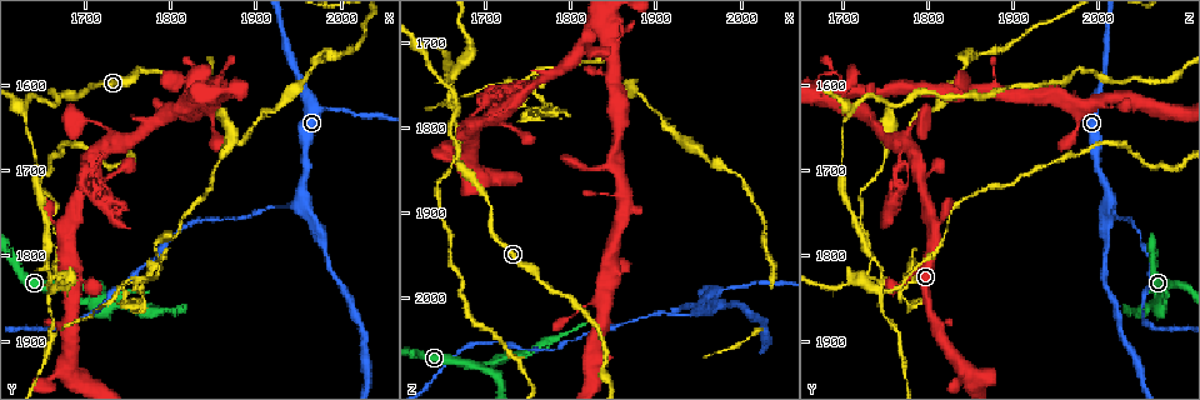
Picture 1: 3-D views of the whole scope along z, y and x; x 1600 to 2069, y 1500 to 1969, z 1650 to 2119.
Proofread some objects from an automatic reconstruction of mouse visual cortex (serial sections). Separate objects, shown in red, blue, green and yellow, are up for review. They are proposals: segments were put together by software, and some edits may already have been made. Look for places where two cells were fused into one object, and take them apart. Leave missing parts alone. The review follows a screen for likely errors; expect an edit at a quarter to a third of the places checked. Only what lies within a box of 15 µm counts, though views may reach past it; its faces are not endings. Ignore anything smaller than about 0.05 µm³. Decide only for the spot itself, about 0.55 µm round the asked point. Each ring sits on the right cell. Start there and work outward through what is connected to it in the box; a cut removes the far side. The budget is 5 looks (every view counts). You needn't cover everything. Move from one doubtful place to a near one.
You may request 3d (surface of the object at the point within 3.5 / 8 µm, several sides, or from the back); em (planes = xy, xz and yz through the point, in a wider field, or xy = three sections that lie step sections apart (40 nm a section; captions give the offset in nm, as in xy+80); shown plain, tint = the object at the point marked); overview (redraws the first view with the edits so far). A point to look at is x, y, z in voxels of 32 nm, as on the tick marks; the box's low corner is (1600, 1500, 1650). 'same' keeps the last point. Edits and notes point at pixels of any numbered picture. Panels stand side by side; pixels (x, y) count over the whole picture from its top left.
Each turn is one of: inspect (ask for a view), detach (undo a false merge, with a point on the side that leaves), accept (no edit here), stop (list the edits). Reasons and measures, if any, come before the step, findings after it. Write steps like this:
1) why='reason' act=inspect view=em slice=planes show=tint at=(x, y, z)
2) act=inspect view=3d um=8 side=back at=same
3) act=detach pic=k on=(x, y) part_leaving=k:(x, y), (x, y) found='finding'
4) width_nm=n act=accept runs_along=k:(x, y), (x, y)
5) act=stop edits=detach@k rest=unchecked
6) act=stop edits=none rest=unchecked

why='a fork' act=inspect view=3d um=3.5 at=(1690, 1835, 2075)

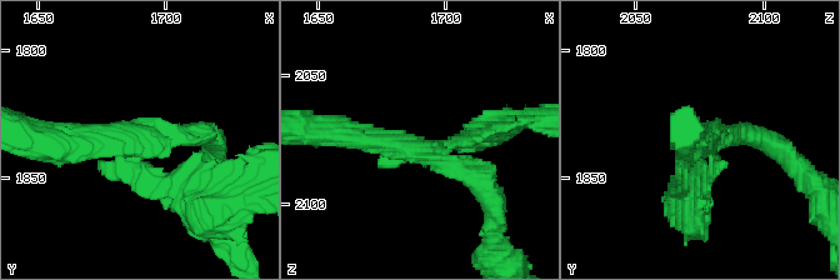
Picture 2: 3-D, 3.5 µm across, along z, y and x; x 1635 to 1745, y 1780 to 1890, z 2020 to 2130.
act=inspect view=em slice=xy step=5 show=tint at=(1686, 1837, 2076)

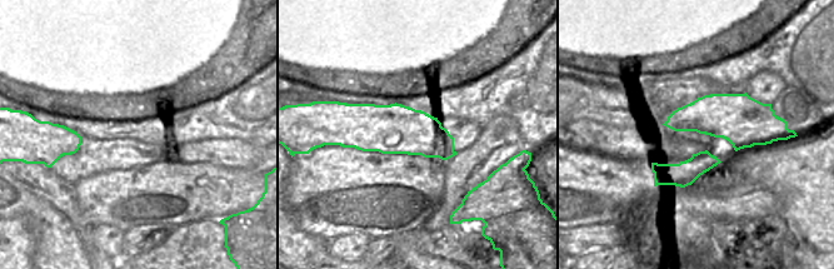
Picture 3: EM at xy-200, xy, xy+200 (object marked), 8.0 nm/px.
act=detach pic=2 on=(189, 164) found='two cells meet here'

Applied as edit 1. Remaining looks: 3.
why='sharp bend' act=inspect view=3d um=3.5 at=(1710, 1705, 1760)

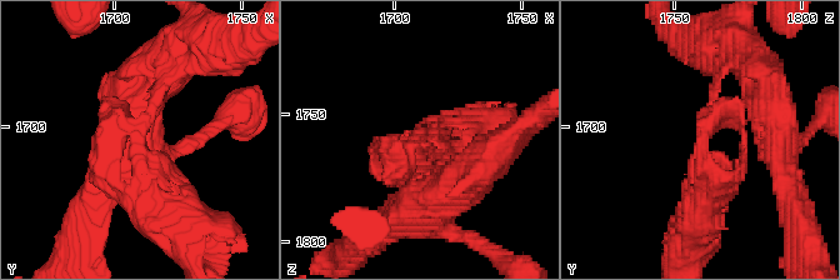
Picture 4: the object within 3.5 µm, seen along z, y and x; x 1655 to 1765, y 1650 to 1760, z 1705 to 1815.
act=inspect view=em slice=xy step=3 show=tint at=(1711, 1700, 1761)

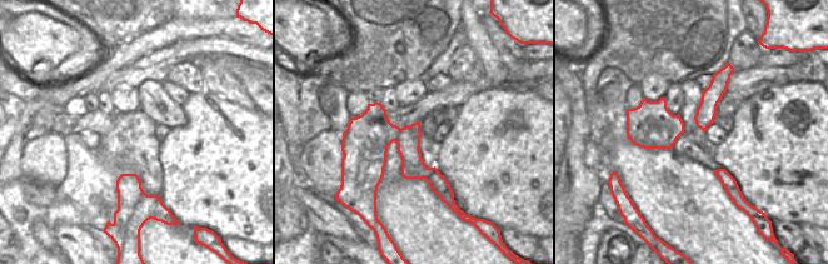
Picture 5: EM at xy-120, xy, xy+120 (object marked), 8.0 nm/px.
act=detach pic=4 on=(721, 106) part_leaving=4:(701, 135), (685, 220), (689, 246) found='two cells meet here'

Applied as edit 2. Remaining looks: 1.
act=stop edits=detach@2,detach@4 rest=unchecked

